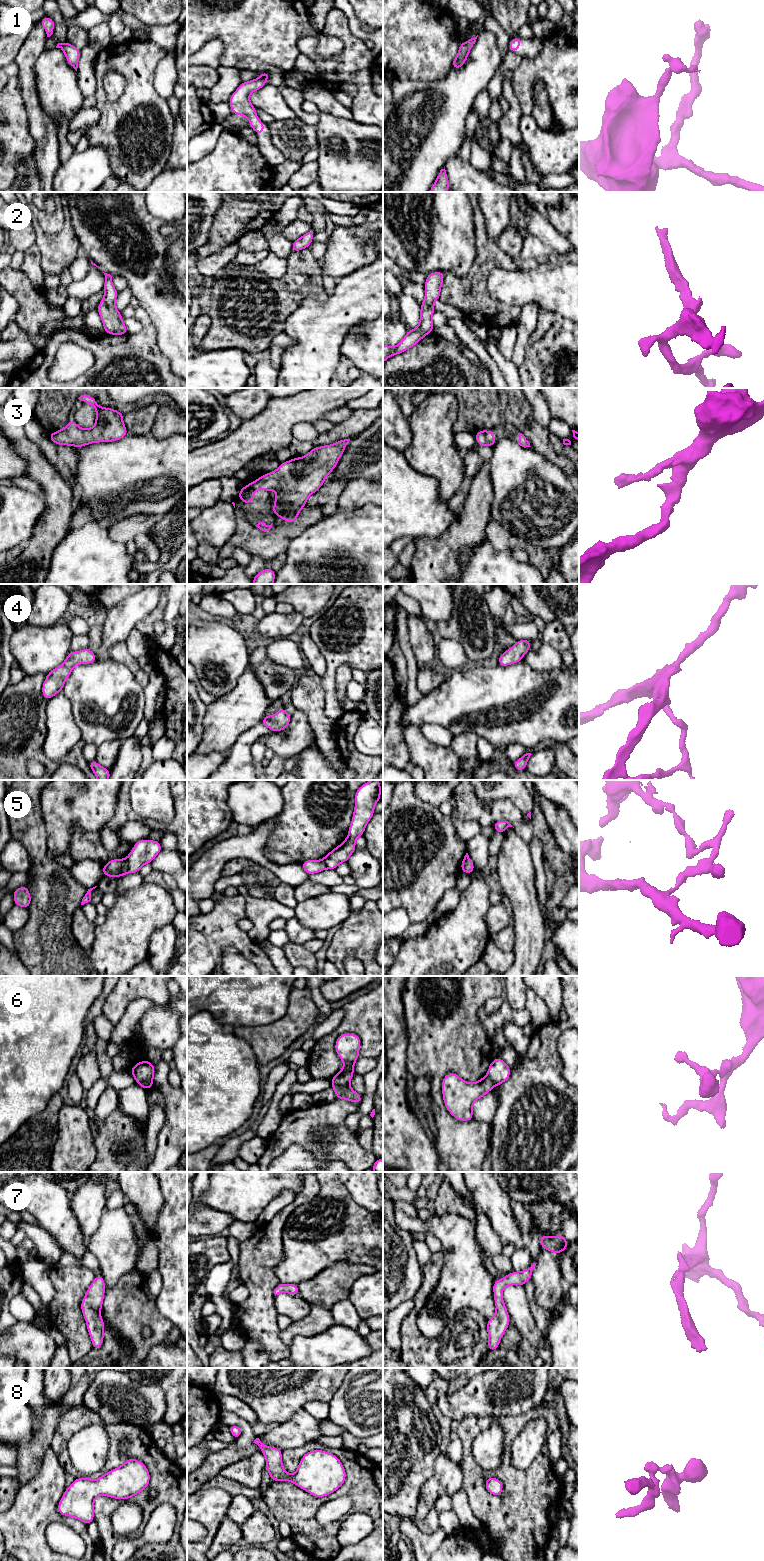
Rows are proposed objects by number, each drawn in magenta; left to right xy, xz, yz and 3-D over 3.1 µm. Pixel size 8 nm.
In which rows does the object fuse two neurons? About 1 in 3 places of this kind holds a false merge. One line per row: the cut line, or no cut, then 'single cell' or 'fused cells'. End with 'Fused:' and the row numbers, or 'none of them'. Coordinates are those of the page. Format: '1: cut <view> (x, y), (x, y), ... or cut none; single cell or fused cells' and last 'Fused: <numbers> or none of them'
1: cut none; single cell
2: cut none; single cell
3: cut none; single cell
4: cut none; single cell
5: cut xy (125, 859), (129, 871); fused cells
6: cut xz (332, 1083), (348, 1085); fused cells
7: cut none; single cell
8: cut none; single cell
Fused: 5, 6

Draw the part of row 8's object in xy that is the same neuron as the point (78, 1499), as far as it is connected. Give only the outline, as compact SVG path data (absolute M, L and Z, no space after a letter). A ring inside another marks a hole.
M133 1458L103 1474L99 1479L77 1478L66 1488L57 1511L88 1525L94 1521L94 1501L99 1495L126 1500L142 1492L150 1483L150 1473L143 1462Z

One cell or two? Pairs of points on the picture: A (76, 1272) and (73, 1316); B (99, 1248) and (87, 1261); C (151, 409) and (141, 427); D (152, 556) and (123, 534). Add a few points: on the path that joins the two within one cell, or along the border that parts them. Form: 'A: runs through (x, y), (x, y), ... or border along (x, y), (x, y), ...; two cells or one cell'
A: runs through (73, 1283), (73, 1305); one cell
B: border along (88, 1251), (97, 1259), (100, 1268); two cells
C: runs through (148, 413), (141, 420), (141, 423); one cell
D: runs through (148, 548), (134, 534), (131, 534); one cell

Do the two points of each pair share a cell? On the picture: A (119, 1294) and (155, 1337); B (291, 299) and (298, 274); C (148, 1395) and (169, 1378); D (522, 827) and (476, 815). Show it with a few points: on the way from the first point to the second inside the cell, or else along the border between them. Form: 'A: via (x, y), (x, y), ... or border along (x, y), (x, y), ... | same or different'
A: via (130, 1305), (152, 1326) | same
B: via (291, 293), (291, 289), (298, 280) | same
C: border along (136, 1381), (157, 1384), (164, 1393), (166, 1407) | different
D: via (511, 816), (487, 815) | same

